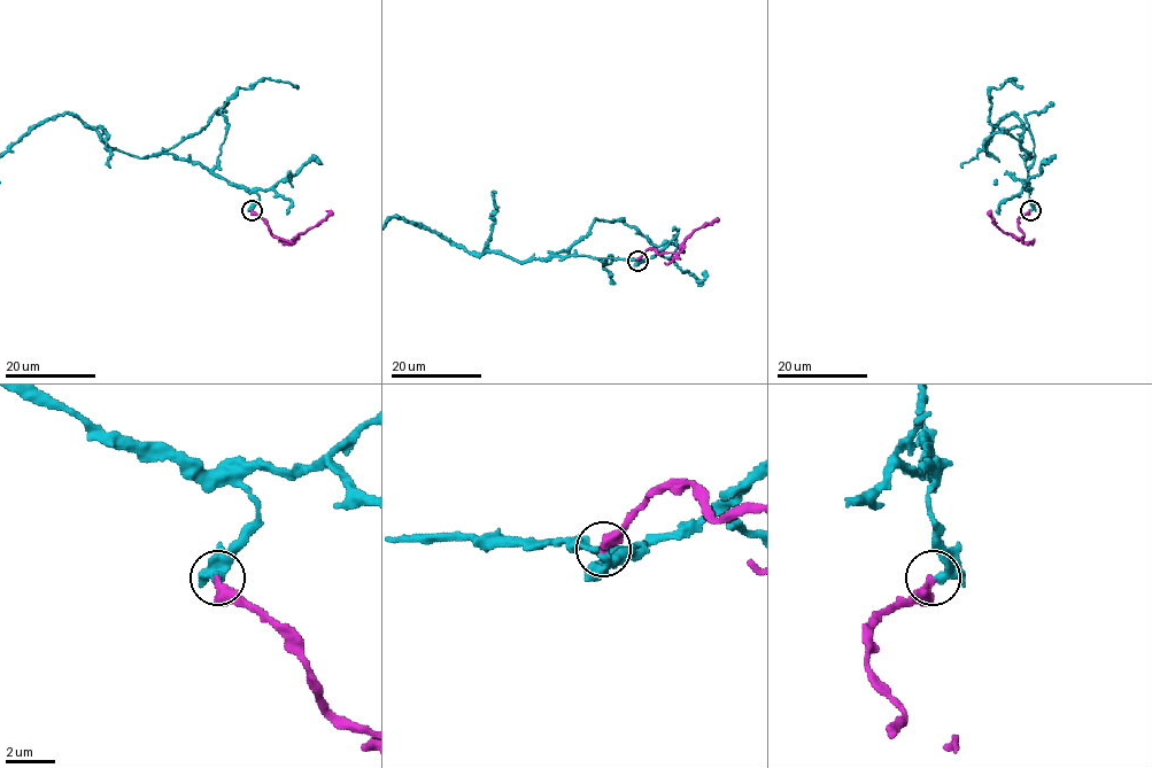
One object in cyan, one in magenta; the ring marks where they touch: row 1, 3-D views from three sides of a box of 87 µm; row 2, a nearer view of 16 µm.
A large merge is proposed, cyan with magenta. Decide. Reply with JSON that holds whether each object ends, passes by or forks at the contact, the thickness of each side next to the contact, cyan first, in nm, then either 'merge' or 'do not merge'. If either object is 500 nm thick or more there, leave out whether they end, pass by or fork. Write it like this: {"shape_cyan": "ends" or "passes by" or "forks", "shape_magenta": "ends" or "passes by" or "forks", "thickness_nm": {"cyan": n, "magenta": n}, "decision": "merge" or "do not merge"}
{"shape_cyan": "ends", "shape_magenta": "ends", "thickness_nm": {"cyan": 360, "magenta": 400}, "decision": "merge"}

